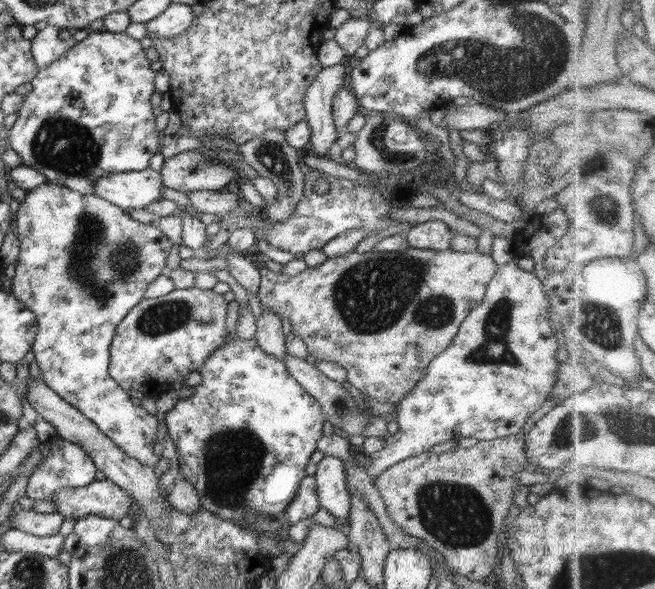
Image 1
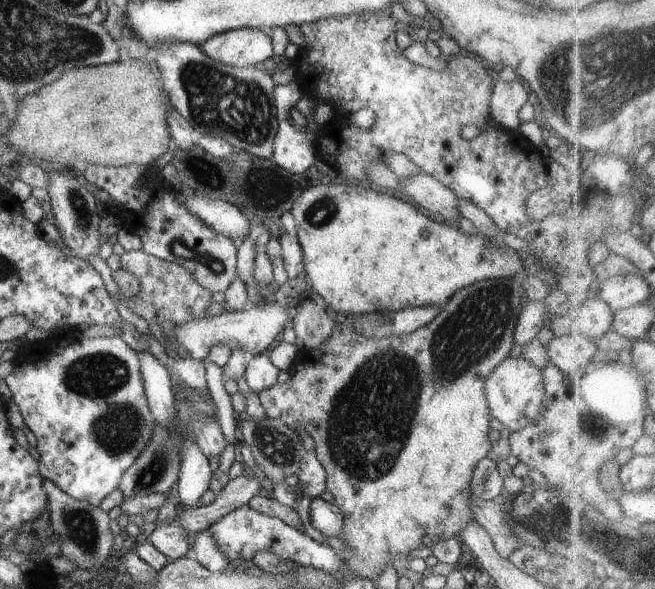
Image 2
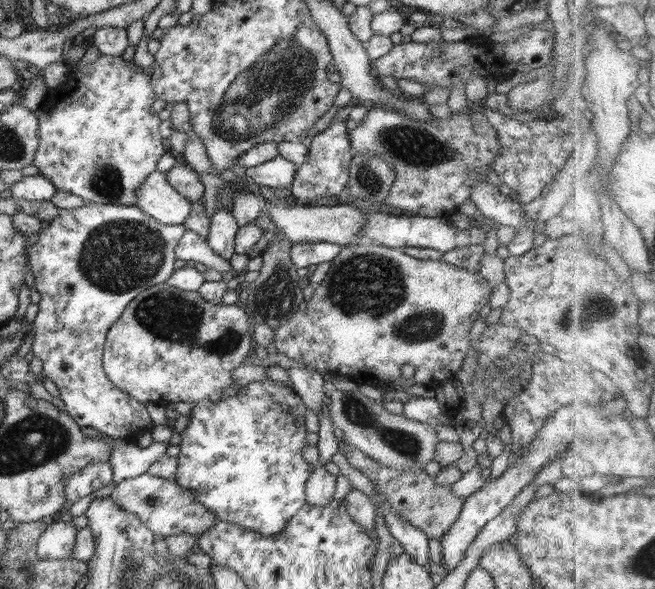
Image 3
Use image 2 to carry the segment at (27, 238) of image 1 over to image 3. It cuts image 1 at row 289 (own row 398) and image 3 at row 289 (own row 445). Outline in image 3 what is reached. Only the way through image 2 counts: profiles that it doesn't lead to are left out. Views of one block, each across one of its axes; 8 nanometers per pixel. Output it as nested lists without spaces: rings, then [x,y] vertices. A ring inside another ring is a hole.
[[[87,203],[73,210],[60,209],[48,228],[40,231],[38,240],[30,245],[27,260],[32,270],[36,290],[41,299],[34,318],[32,352],[42,362],[42,375],[47,376],[60,390],[59,399],[74,422],[81,428],[90,426],[111,439],[135,442],[137,437],[154,424],[144,403],[120,390],[104,372],[102,355],[106,334],[122,316],[126,306],[144,290],[167,282],[174,272],[175,248],[187,228],[182,224],[165,225],[136,206]]]

